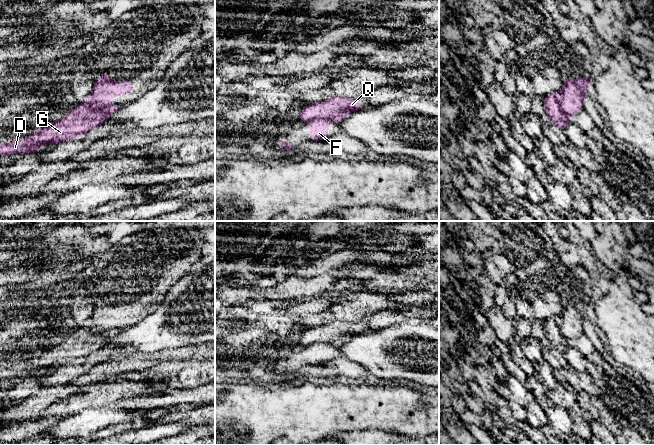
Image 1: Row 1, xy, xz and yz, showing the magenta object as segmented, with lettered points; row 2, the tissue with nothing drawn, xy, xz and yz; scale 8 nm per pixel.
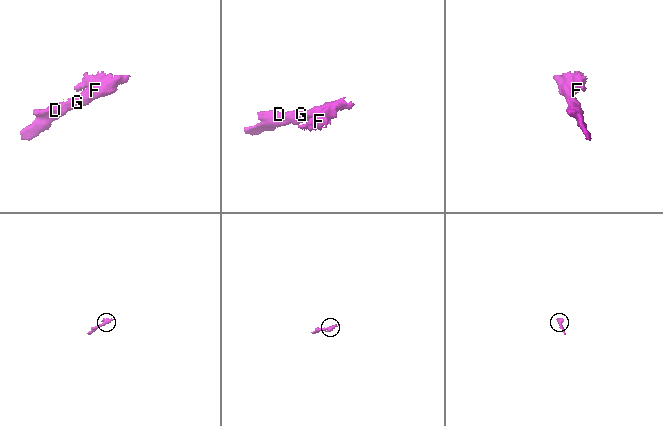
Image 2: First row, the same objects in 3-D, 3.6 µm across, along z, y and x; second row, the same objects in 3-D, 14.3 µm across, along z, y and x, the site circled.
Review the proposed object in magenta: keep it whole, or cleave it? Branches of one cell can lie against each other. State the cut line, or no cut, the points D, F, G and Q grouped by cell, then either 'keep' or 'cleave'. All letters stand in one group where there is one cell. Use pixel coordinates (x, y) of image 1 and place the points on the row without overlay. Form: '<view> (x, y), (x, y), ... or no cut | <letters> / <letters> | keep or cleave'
xy (85, 324), (92, 331), (110, 329) | D G Q / F | cleave

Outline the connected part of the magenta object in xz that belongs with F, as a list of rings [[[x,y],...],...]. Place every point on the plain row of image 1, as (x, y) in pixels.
[[[316,342],[308,346],[312,365],[320,365],[328,359],[328,343]]]

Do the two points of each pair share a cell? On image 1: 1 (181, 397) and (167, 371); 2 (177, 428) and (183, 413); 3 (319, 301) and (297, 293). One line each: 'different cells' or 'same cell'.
1: different cells
2: different cells
3: different cells

